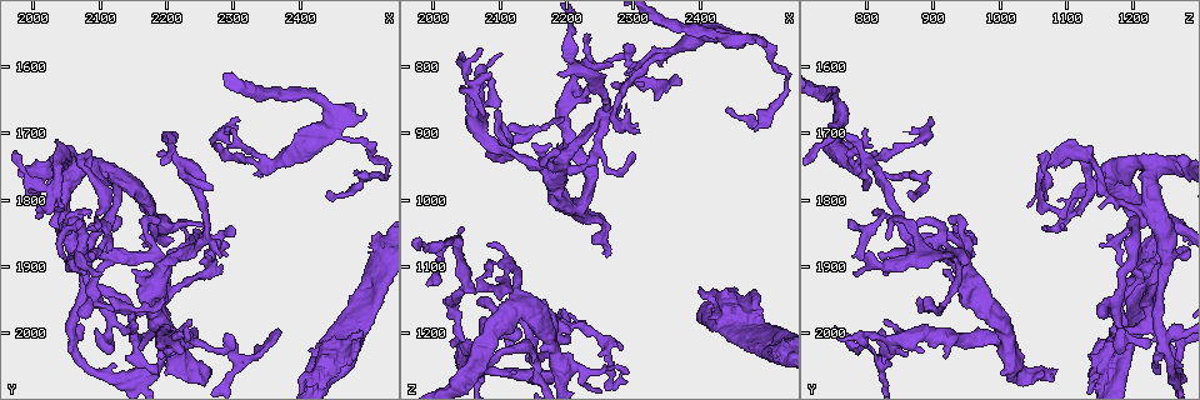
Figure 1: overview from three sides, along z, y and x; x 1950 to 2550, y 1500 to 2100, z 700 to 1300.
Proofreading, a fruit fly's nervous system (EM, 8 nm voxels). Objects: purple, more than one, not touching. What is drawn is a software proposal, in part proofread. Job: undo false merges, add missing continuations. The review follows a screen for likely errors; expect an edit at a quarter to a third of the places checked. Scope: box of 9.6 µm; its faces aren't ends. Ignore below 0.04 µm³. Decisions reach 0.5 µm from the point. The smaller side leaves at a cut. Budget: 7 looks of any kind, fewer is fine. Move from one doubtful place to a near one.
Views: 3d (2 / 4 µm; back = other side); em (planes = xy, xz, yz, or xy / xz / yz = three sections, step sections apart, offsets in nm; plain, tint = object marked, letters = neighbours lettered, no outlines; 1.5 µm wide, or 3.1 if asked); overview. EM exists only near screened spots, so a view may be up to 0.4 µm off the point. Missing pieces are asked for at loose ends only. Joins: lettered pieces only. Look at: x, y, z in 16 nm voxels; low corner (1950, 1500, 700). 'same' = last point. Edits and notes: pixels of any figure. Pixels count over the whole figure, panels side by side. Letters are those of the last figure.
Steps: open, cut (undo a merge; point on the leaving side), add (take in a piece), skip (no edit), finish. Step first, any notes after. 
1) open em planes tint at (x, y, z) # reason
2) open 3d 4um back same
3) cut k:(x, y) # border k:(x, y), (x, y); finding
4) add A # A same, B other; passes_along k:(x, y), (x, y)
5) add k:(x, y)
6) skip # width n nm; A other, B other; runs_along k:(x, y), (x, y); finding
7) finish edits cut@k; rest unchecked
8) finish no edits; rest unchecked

open 3d 2um at (2045, 1810, 1045) # free end

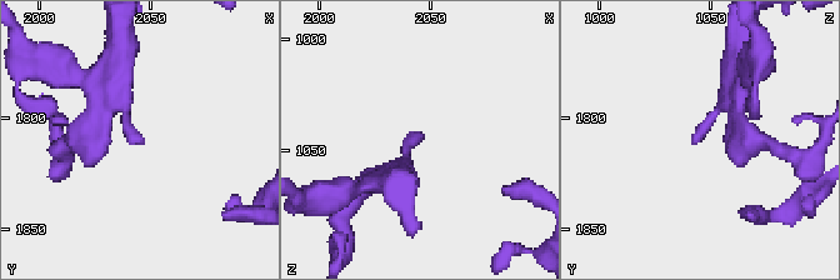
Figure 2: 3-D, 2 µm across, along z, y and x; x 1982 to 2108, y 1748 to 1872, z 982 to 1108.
open em xz step 8 tint at (2047, 1811, 1043)

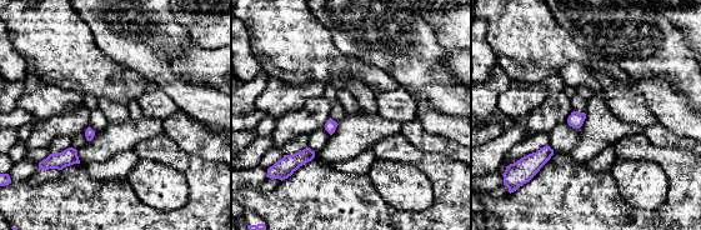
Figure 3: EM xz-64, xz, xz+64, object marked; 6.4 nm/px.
open em planes letters same

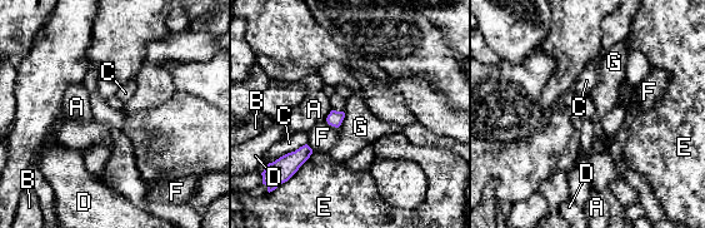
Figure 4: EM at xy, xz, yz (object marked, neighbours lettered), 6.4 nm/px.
skip # A other, B other, C other, D other, E other, F other, G other; border 4:(344, 112), (344, 119), (338, 127); none of them fits

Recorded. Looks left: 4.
open em planes tint at (2050, 1820, 1230)

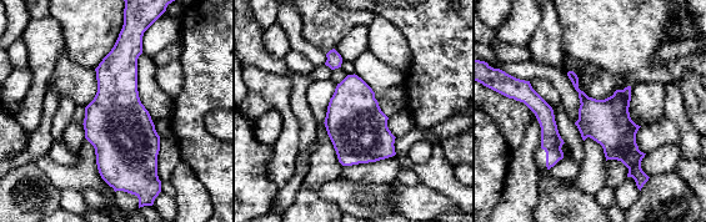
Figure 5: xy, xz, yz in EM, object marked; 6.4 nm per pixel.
open em planes letters same # what lies round it

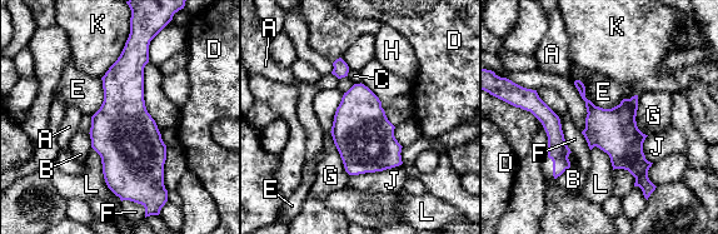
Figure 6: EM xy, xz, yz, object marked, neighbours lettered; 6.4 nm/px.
skip # width 380 nm; A other, B other, C other, D other, E other, F other, G other, H other, J other, K other, L other; border 6:(349, 69), (347, 75); one cell here

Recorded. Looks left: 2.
finish no edits; rest unchecked

